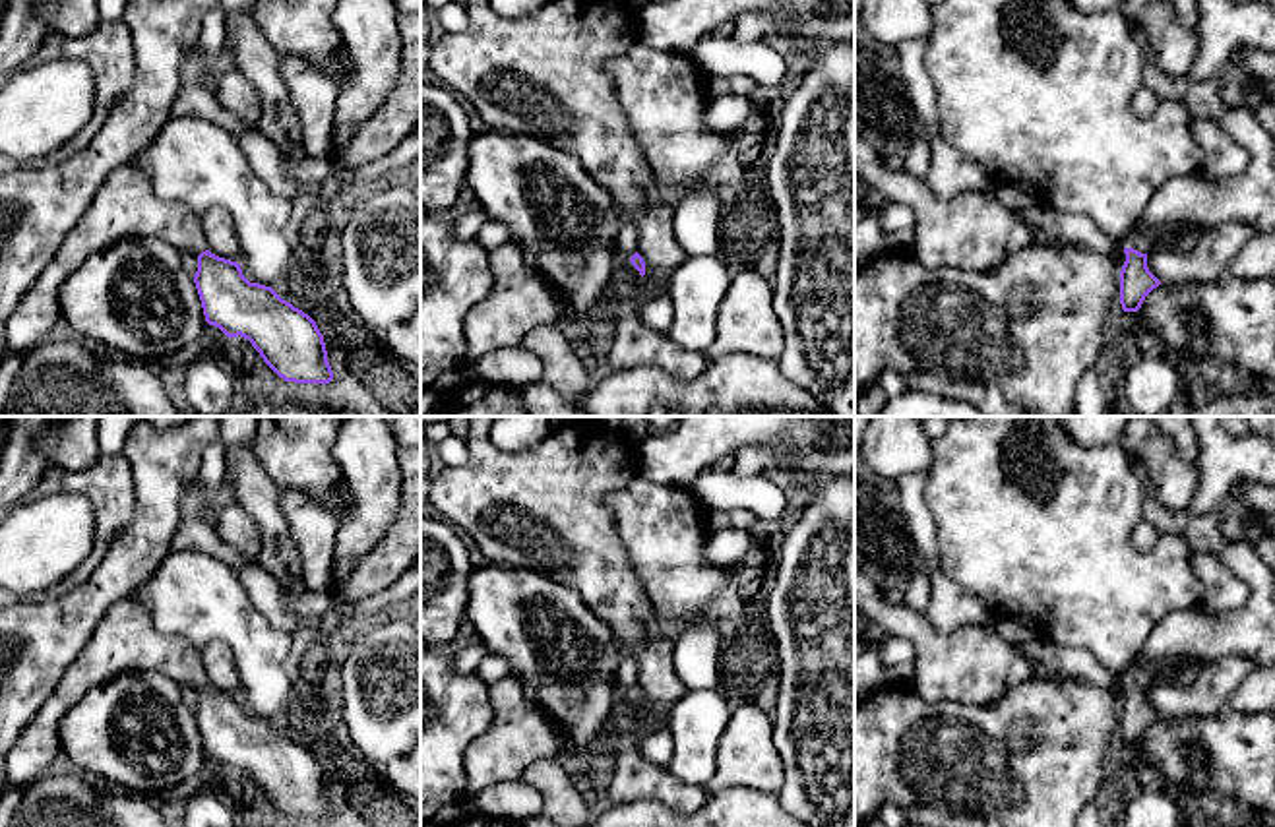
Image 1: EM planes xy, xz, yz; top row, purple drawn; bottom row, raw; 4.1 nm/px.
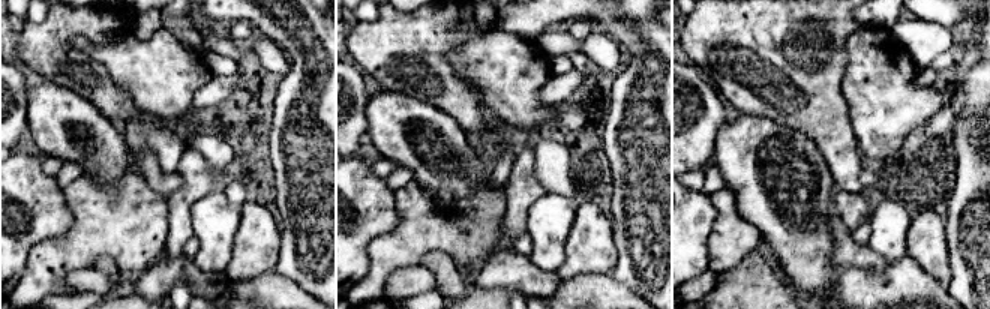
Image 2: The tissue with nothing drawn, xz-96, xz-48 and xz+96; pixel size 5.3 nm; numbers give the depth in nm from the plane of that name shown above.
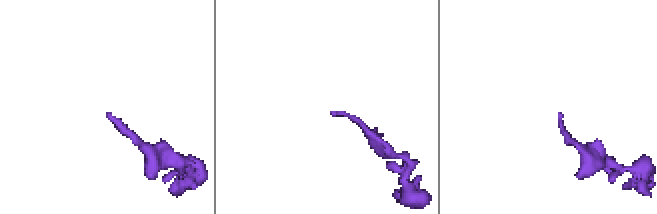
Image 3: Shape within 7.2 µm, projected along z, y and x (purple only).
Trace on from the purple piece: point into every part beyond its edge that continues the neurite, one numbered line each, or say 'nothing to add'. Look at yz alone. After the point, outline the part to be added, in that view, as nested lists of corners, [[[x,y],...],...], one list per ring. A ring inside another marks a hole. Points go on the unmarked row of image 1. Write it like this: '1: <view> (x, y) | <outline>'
1: yz (1144, 674) | [[[1132,662],[1126,672],[1126,682],[1134,682],[1141,688],[1149,688],[1159,682],[1159,670],[1155,662]]]

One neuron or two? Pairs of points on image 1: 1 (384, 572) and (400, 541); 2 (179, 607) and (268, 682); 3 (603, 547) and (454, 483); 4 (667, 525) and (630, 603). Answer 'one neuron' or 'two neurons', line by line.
1: one neuron
2: one neuron
3: one neuron
4: two neurons

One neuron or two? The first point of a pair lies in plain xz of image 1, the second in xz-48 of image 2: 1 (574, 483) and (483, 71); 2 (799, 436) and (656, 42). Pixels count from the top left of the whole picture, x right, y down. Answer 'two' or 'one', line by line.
1: two
2: one

